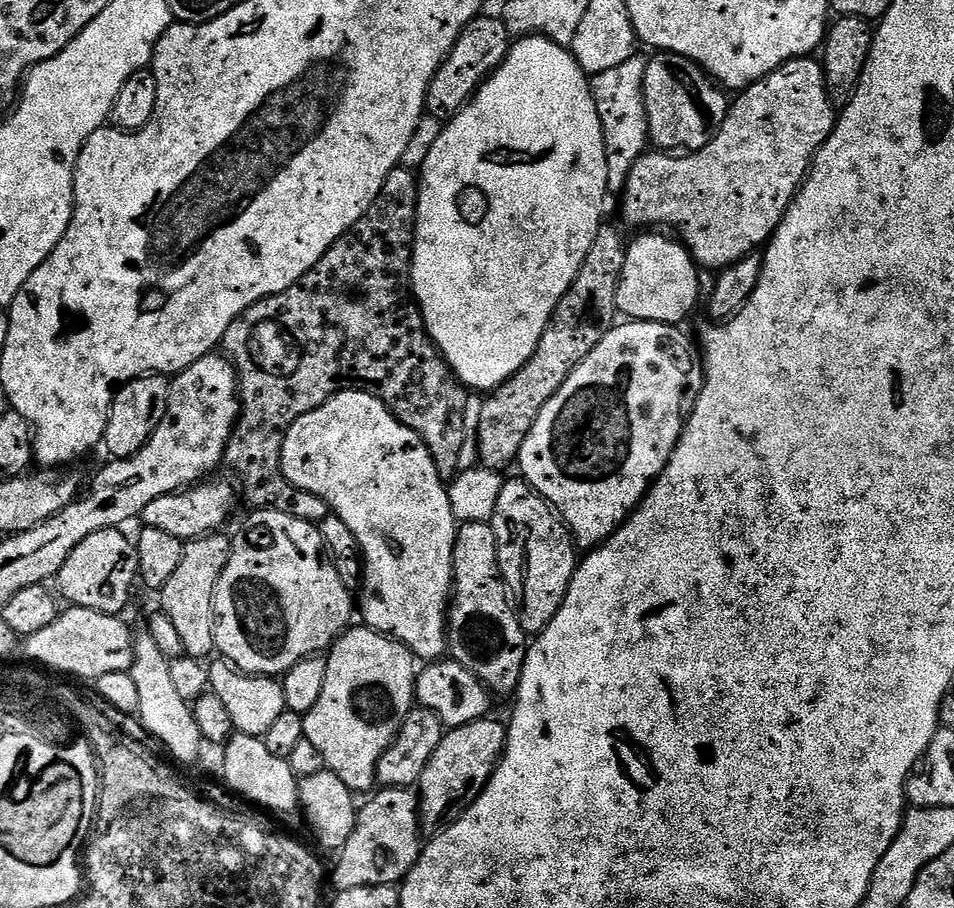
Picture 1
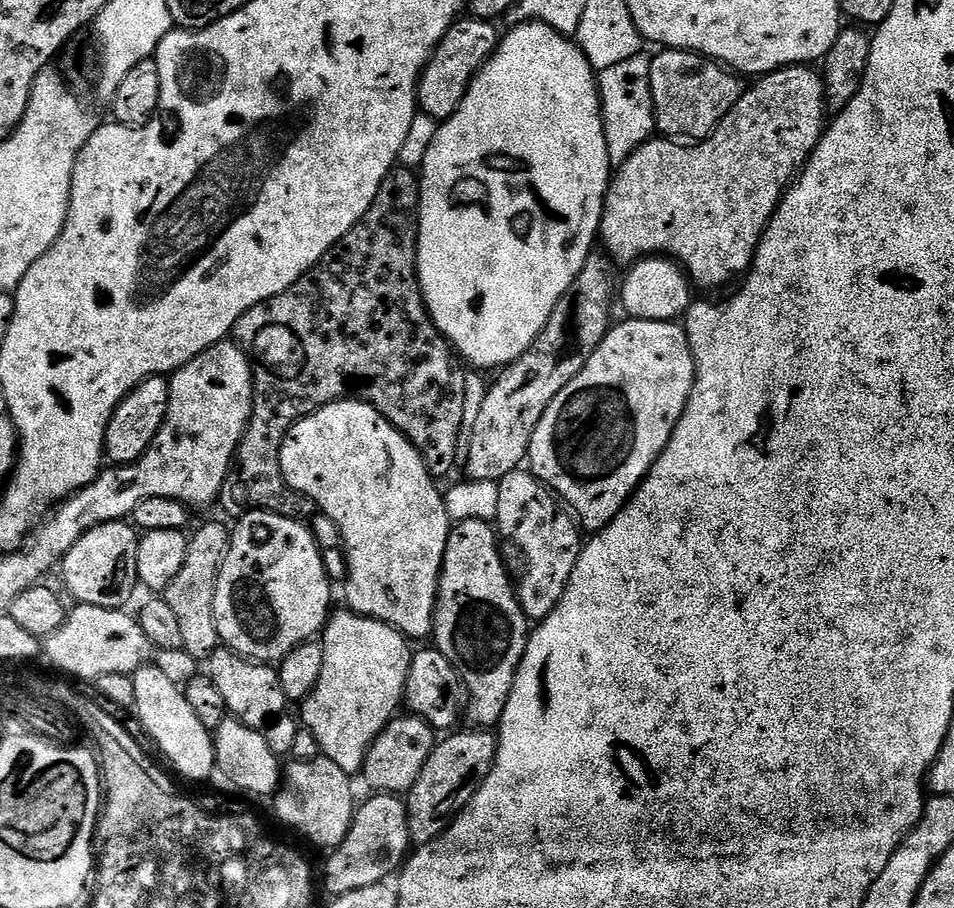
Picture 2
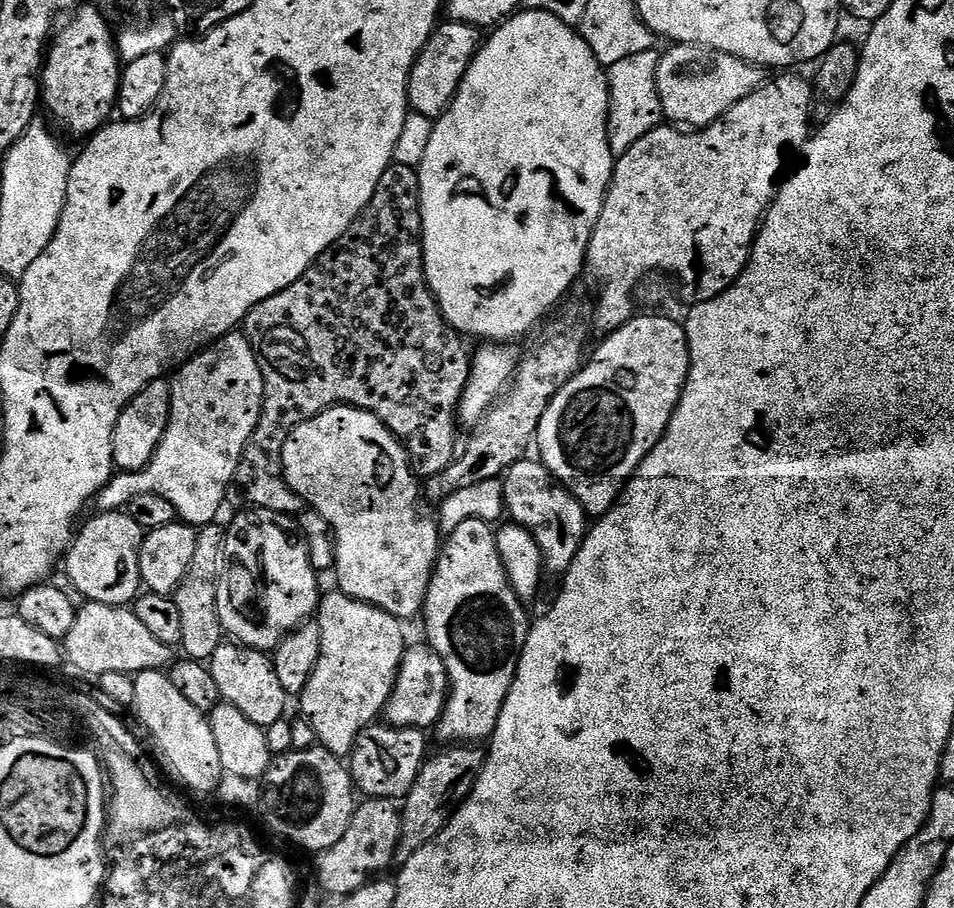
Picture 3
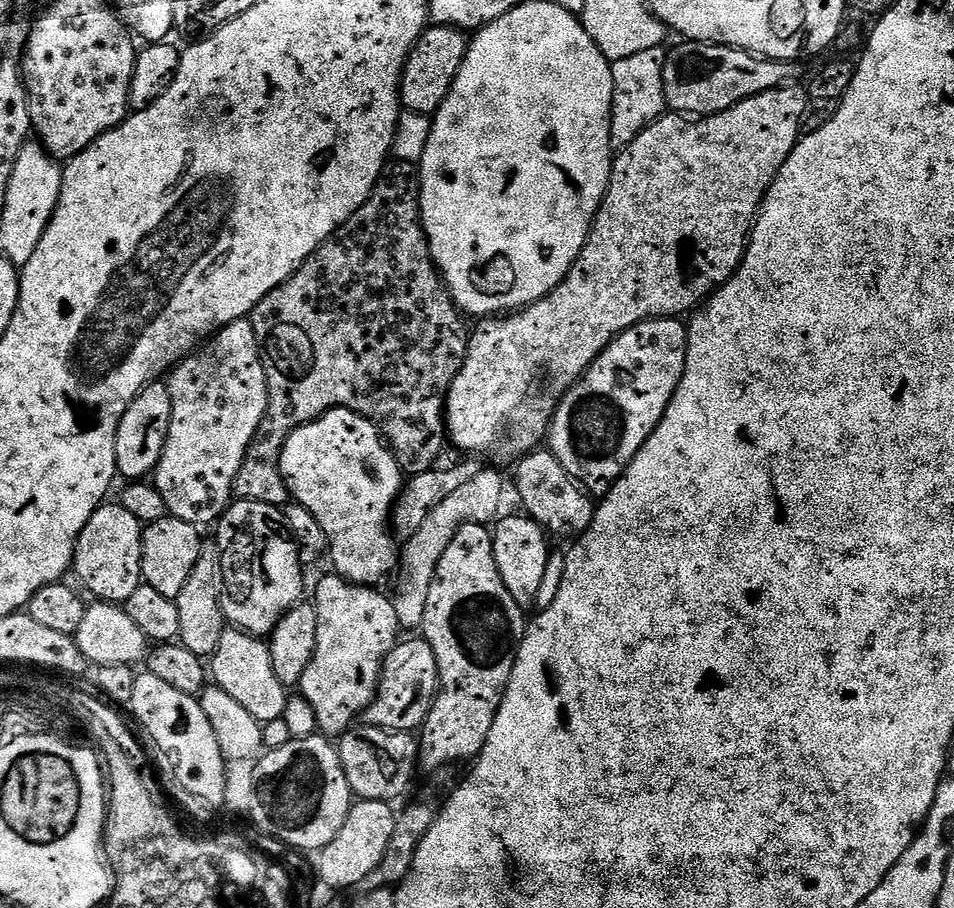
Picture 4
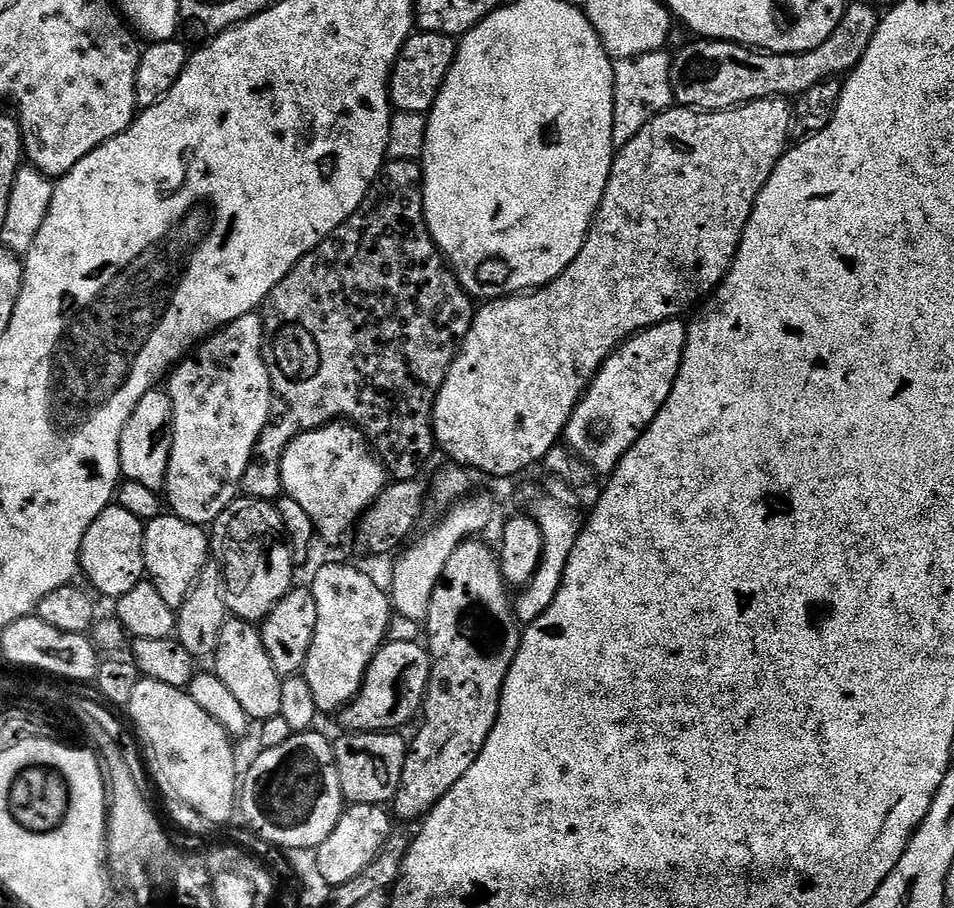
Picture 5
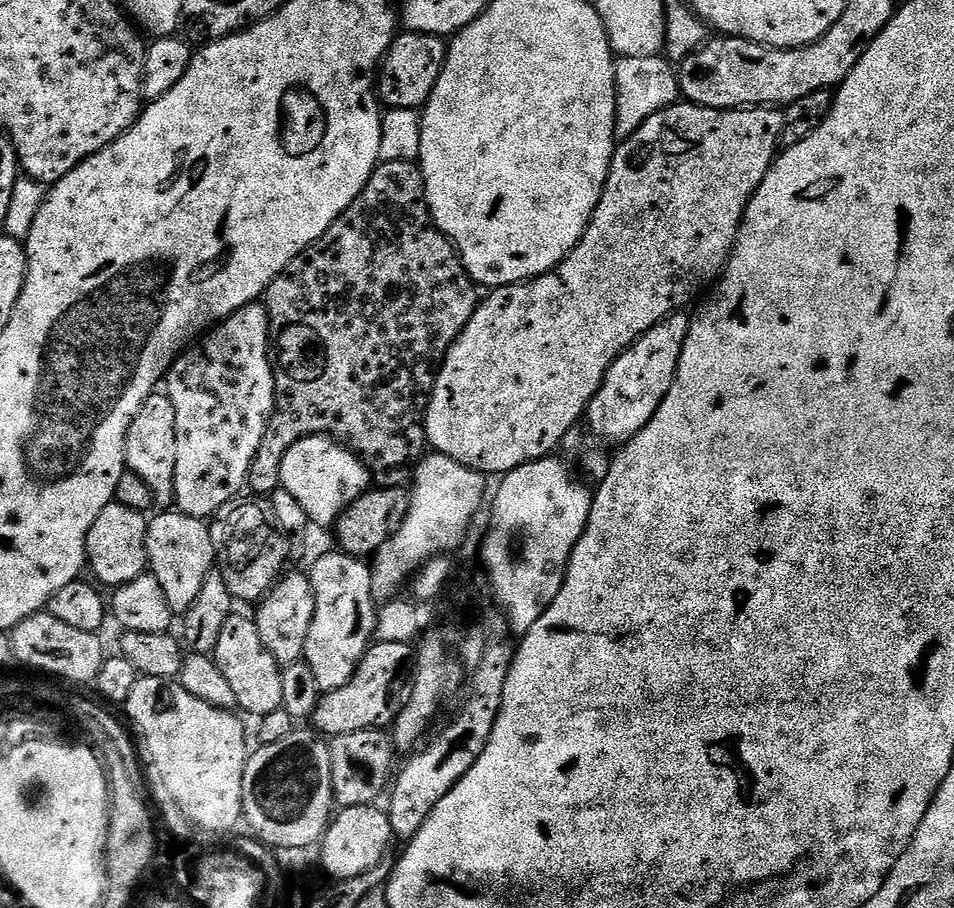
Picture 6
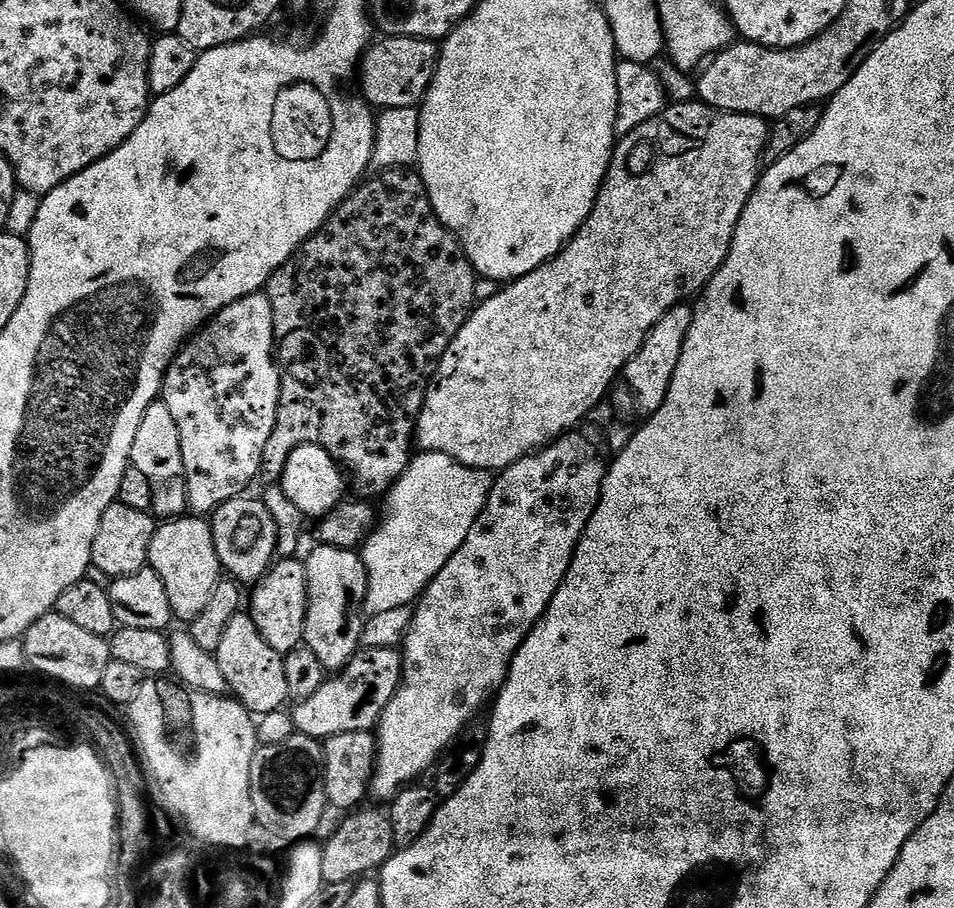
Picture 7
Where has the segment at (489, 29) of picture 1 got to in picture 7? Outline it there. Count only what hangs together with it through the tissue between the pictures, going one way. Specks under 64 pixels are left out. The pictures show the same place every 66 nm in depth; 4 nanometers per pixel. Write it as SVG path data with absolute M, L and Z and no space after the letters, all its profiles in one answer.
M390 36L380 38L364 53L358 69L358 81L363 99L373 109L402 110L414 108L424 102L424 95L430 90L430 82L440 61L437 41L423 40L417 36Z

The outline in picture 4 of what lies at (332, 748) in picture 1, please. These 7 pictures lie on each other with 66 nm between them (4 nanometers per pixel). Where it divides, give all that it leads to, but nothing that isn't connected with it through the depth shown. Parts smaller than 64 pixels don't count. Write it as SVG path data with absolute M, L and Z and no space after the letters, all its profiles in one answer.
M335 574L322 577L316 584L318 642L298 692L314 706L316 727L329 738L343 736L372 705L384 660L402 636L395 603L376 591L380 590L351 584Z

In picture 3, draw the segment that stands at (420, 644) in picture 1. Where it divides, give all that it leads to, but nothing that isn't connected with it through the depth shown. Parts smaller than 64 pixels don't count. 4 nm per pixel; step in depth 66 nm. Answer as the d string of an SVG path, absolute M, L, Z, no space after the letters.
M347 406L327 408L324 412L319 412L314 418L302 422L288 435L284 443L284 449L282 449L282 462L284 463L284 480L288 483L288 487L293 488L304 499L307 507L314 509L318 514L322 514L322 518L326 518L326 522L330 522L332 538L336 541L335 587L339 591L345 592L350 598L386 610L392 616L398 617L401 622L409 622L408 620L414 619L415 616L417 619L424 611L424 599L432 581L432 572L436 569L436 558L440 554L442 533L433 517L431 520L430 517L423 516L420 513L422 484L416 473L412 471L412 464L409 462L408 456L395 434L377 416L361 408L349 408Z

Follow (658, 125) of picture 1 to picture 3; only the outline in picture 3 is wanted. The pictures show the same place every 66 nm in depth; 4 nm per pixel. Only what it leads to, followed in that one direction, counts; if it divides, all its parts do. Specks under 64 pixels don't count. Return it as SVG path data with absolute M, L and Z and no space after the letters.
M673 43L669 48L672 49L665 51L658 62L658 98L662 98L664 120L673 125L691 126L696 130L709 128L766 82L765 69L725 52L697 44Z

